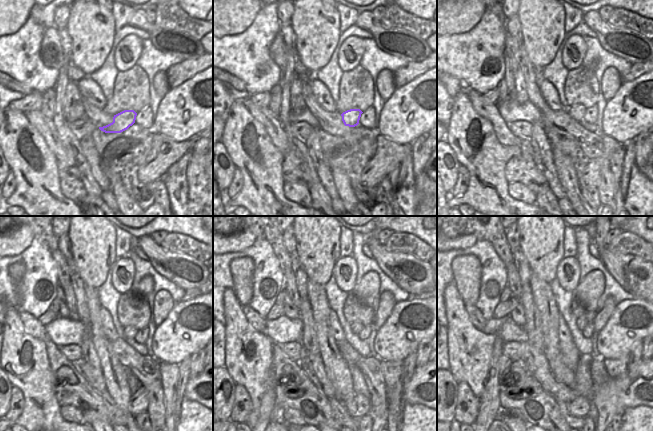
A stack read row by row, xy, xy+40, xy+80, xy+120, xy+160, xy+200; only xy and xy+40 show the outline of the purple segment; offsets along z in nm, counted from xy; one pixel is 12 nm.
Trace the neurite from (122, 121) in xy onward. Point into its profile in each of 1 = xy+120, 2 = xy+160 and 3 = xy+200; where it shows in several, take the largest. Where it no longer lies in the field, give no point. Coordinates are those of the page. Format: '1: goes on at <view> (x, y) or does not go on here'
1: goes on at xy+120 (130, 332)
2: goes on at xy+160 (356, 327)
3: goes on at xy+200 (582, 322)

